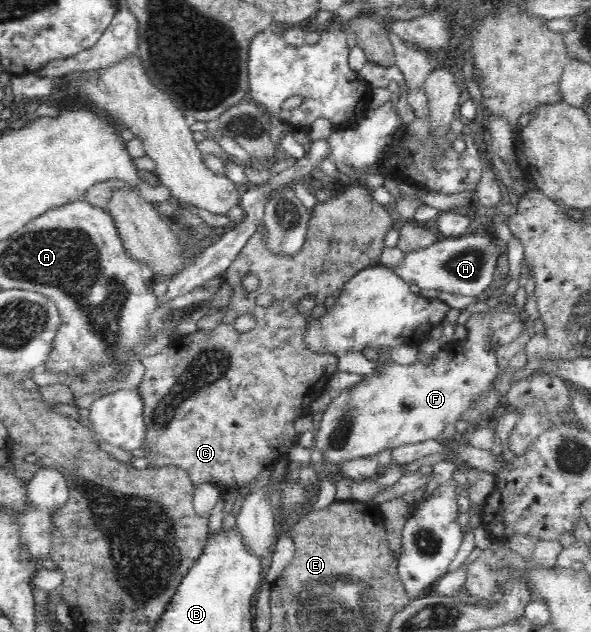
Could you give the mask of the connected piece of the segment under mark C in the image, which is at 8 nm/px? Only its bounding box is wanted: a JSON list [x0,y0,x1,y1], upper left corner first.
[138,182,395,490]

